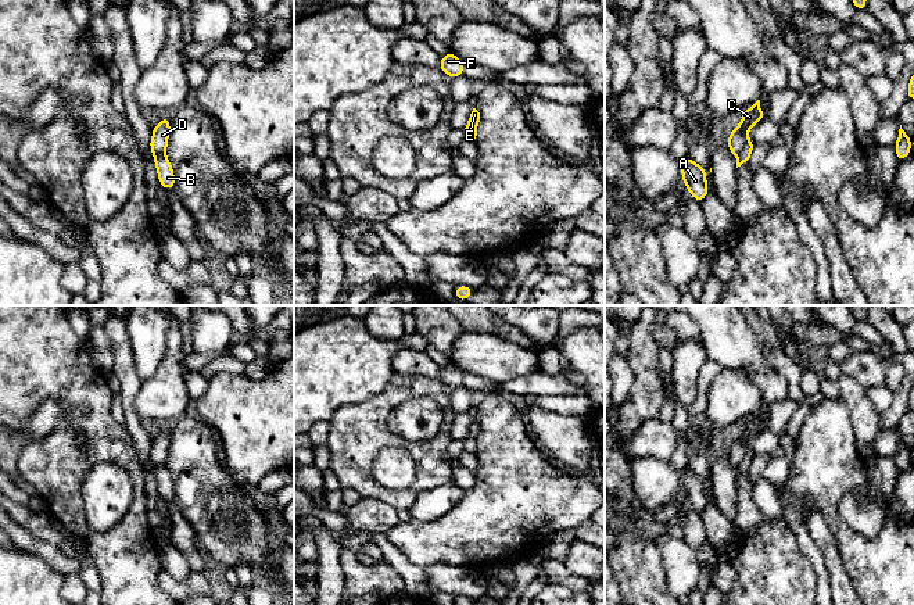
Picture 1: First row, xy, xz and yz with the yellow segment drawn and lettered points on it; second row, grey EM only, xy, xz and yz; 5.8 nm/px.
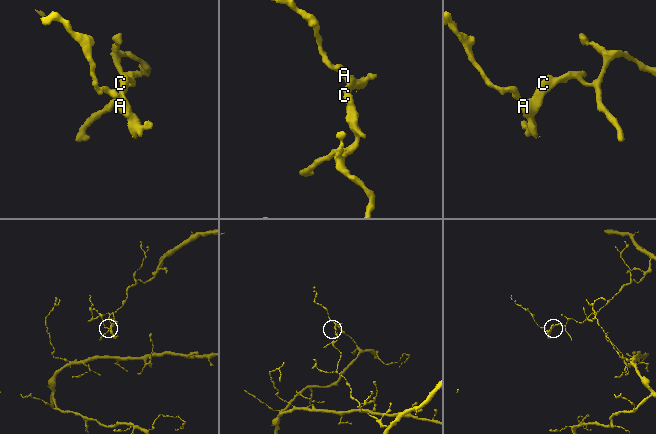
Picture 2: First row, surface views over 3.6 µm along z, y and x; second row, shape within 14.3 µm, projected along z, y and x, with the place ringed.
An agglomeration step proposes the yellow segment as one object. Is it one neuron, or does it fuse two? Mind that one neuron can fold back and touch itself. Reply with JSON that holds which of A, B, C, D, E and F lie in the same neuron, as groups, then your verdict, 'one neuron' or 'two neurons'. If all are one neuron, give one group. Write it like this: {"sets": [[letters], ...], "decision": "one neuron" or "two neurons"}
{"sets": [["A", "C", "D", "E", "F"], ["B"]], "decision": "two neurons"}

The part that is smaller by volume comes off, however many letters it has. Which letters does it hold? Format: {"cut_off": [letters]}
{"cut_off": ["A", "C", "D", "E", "F"]}

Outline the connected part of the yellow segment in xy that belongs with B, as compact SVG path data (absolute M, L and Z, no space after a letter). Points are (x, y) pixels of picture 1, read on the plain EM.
M154 465L158 491L164 500L175 501L175 484L165 465Z

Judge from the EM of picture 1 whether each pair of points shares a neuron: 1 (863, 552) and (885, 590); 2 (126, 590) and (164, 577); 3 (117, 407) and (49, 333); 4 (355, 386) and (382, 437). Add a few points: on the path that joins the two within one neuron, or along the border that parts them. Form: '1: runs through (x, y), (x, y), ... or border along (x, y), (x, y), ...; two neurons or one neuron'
1: runs through (871, 562), (885, 576), (885, 580); one neuron
2: border along (161, 571), (158, 586), (162, 590); two neurons
3: border along (113, 394), (111, 416), (124, 426); two neurons
4: border along (389, 379), (371, 398), (344, 404), (334, 414); two neurons

